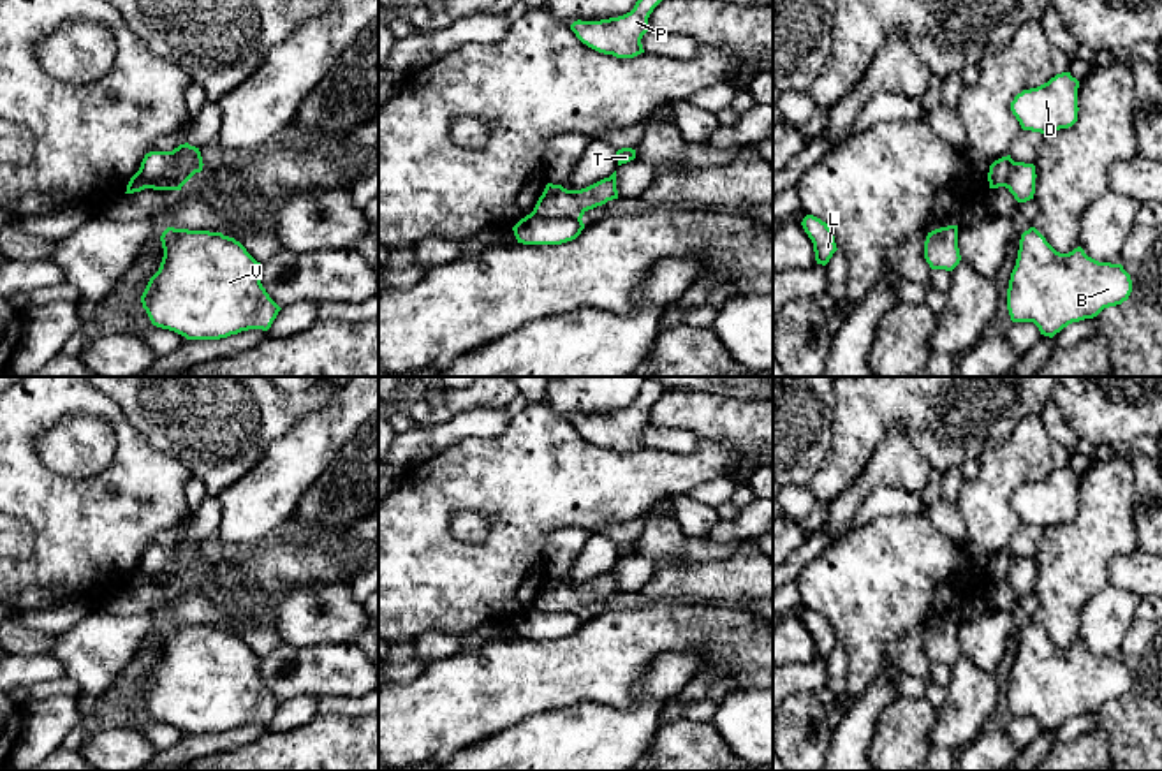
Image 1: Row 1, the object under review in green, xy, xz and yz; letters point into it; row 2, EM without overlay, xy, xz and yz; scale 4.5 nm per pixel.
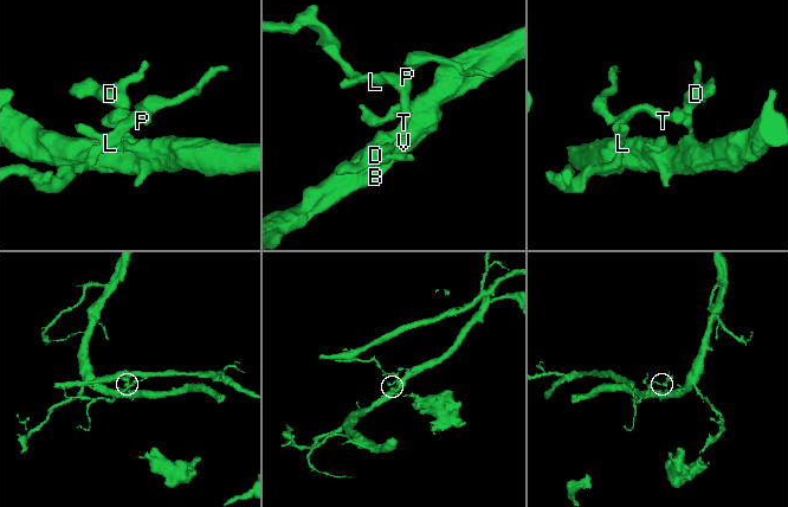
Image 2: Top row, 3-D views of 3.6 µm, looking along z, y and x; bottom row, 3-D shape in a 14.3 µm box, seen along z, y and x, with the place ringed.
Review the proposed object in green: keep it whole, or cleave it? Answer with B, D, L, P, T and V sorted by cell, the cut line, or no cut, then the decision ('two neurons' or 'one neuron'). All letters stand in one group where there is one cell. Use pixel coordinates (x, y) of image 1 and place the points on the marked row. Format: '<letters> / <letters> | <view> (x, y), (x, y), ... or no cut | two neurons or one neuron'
B D V / L P T | xz (532, 212), (548, 219), (580, 220) | two neurons

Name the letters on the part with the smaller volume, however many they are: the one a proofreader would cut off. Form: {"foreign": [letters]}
{"foreign": ["L", "P", "T"]}

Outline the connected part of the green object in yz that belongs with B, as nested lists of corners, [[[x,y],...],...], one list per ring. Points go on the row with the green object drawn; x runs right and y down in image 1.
[[[1030,227],[1019,239],[1007,310],[1012,322],[1033,322],[1053,338],[1072,322],[1122,305],[1130,292],[1132,280],[1122,264],[1099,262],[1081,246],[1060,253]]]

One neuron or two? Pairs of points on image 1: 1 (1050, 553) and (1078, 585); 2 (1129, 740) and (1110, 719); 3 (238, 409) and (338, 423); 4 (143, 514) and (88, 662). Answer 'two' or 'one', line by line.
1: one
2: one
3: two
4: two

